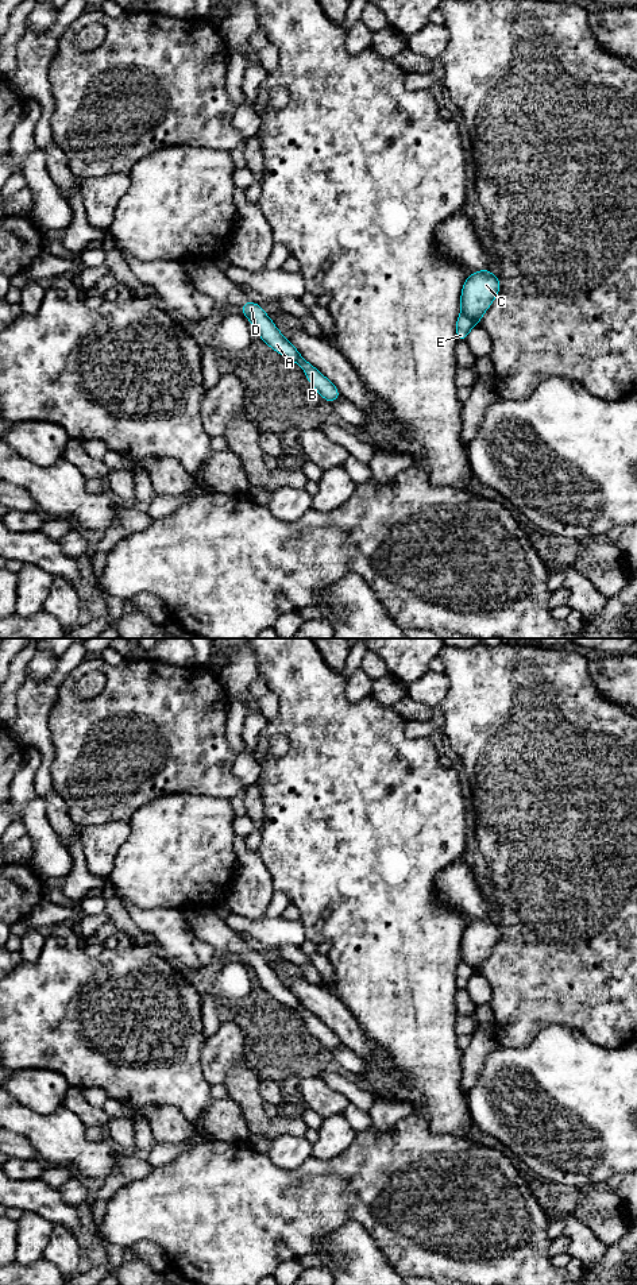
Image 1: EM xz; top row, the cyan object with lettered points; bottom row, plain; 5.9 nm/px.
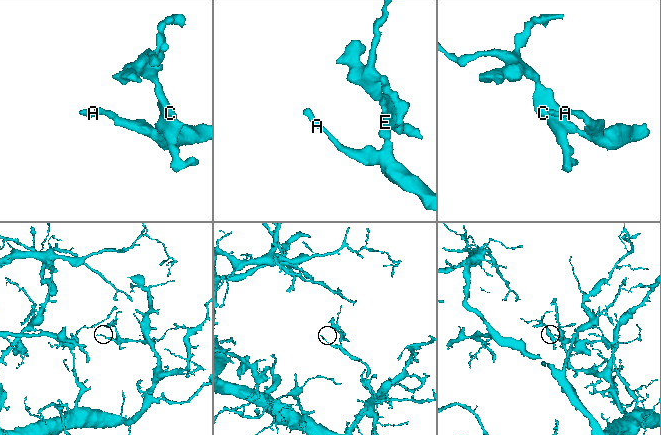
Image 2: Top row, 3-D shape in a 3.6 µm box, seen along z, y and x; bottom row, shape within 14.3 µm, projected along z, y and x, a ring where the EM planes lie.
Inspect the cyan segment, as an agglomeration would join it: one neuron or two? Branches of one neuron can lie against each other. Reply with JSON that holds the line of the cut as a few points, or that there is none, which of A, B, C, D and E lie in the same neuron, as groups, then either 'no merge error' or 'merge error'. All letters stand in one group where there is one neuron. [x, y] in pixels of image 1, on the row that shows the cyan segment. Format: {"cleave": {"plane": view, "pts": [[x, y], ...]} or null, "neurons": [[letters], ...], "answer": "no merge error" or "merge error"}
{"cleave": {"plane": "xz", "pts": [[462, 311], [477, 324]]}, "neurons": [["A", "B", "D", "E"], ["C"]], "answer": "merge error"}

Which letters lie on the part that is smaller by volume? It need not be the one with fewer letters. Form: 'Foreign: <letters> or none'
Foreign: C

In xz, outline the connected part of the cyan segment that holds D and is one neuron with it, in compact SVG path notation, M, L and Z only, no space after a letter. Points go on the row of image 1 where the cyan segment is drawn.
M246 301L240 308L243 316L252 323L260 339L282 356L296 362L305 371L309 383L325 401L331 404L341 397L336 386L305 360L296 347L277 329L259 304Z

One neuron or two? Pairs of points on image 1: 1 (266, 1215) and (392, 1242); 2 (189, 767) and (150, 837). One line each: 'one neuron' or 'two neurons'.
1: one neuron
2: two neurons

